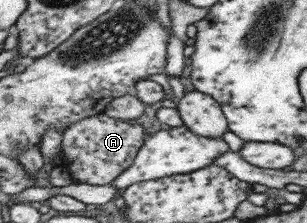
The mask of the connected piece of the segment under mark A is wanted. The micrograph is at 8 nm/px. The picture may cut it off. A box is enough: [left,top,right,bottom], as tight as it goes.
[61,114,148,185]

